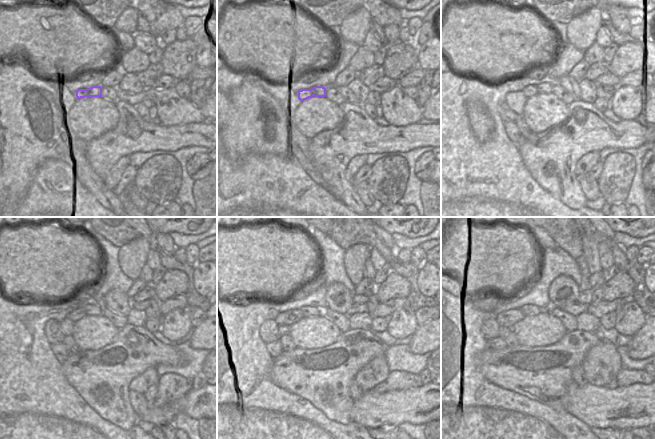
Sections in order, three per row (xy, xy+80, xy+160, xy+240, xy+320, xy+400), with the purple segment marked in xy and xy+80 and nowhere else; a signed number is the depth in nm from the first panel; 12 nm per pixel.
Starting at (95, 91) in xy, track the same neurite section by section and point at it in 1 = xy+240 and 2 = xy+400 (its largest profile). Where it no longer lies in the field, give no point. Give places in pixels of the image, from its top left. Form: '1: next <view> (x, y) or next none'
1: next xy+240 (79, 313)
2: next xy+400 (508, 319)

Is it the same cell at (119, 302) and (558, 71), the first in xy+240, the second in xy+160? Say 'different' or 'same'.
different

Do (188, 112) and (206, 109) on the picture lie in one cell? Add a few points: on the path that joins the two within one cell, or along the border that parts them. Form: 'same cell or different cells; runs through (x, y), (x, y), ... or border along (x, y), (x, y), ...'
different cells; border along (199, 109), (206, 119)

